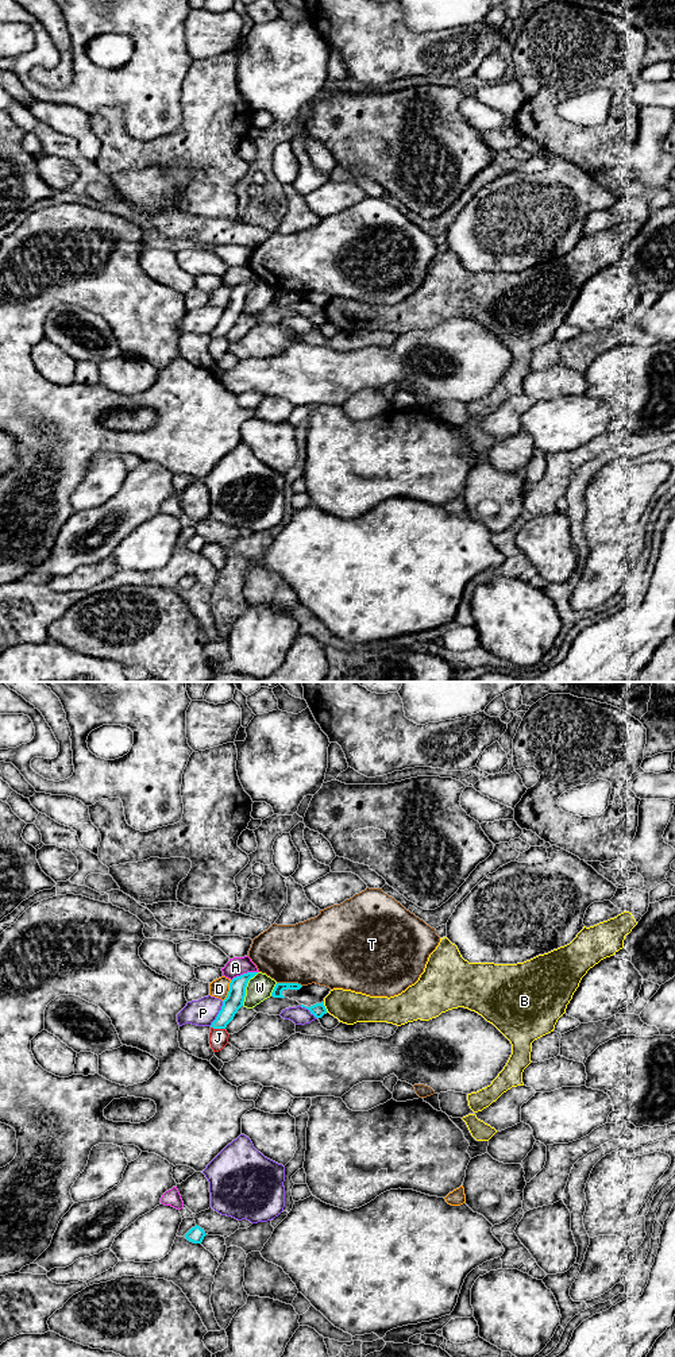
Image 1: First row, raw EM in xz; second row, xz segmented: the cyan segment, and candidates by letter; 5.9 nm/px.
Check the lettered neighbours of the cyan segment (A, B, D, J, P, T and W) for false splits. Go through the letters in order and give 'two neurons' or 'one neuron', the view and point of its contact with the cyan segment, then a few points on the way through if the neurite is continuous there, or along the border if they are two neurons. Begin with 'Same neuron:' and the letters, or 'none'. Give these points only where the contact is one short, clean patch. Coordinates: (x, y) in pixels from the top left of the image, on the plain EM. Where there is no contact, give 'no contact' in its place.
Same neuron: none
A: two neurons; meets cyan in xz at (243, 282)
B: two neurons; meets cyan in xz at (324, 316); border along xz (323, 311), (327, 320)
D: two neurons; meets cyan in xz at (228, 300)
J: two neurons; meets cyan in xz at (218, 336)
P: two neurons; meets cyan in xz at (219, 322)
T: two neurons; meets cyan in xz at (289, 292)
W: two neurons; meets cyan in xz at (245, 297)

